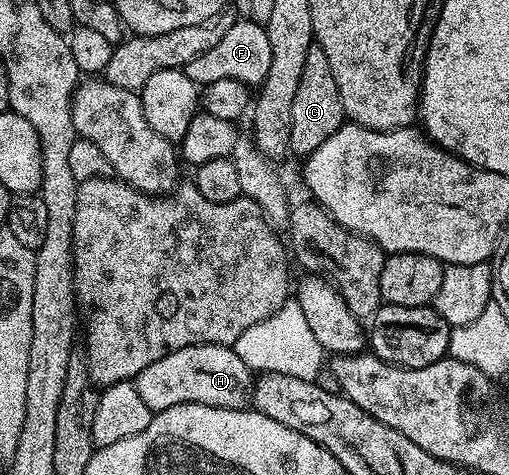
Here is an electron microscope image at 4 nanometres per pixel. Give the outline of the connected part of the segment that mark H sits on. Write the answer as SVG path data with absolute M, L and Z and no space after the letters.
M198 343L194 347L176 349L160 357L160 361L152 361L132 382L151 413L185 403L241 408L245 404L242 402L245 399L247 402L252 395L252 373L248 365L236 357L233 346L221 343Z

